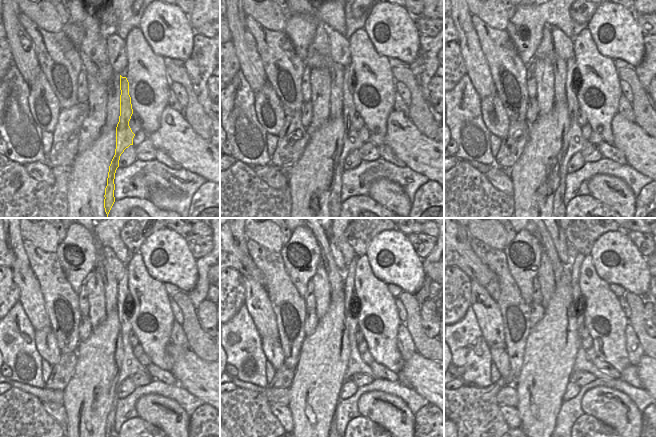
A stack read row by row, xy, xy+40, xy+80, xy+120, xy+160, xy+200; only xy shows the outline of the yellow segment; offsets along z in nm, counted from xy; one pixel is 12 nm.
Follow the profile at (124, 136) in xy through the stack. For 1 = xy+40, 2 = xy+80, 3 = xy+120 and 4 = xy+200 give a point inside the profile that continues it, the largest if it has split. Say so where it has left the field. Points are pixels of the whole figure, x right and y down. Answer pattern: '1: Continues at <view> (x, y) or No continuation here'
1: Continues at xy+40 (351, 141)
2: Continues at xy+80 (576, 142)
3: Continues at xy+120 (130, 365)
4: Continues at xy+200 (581, 363).

